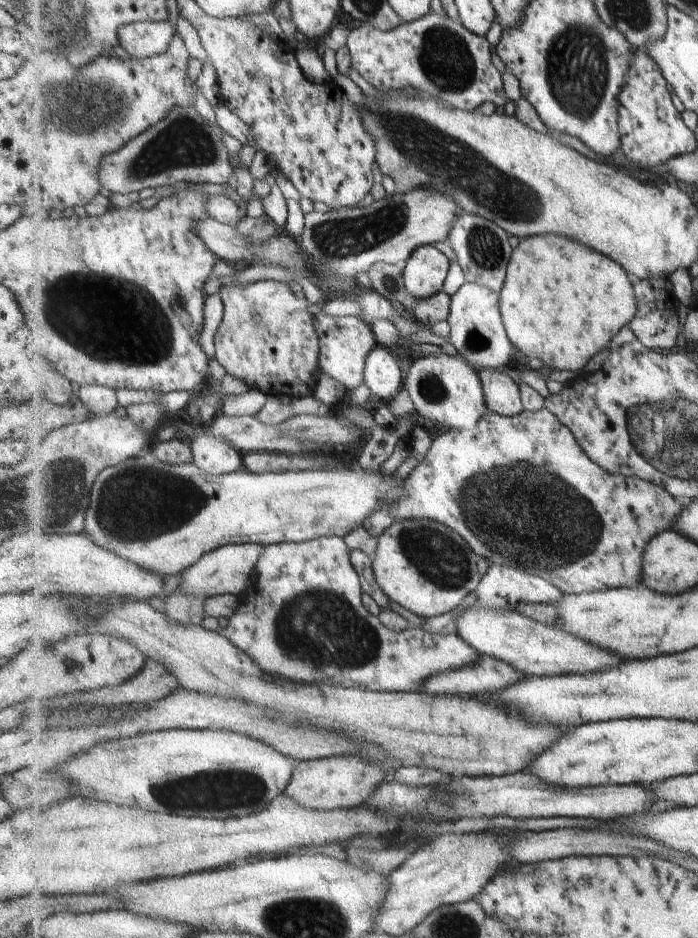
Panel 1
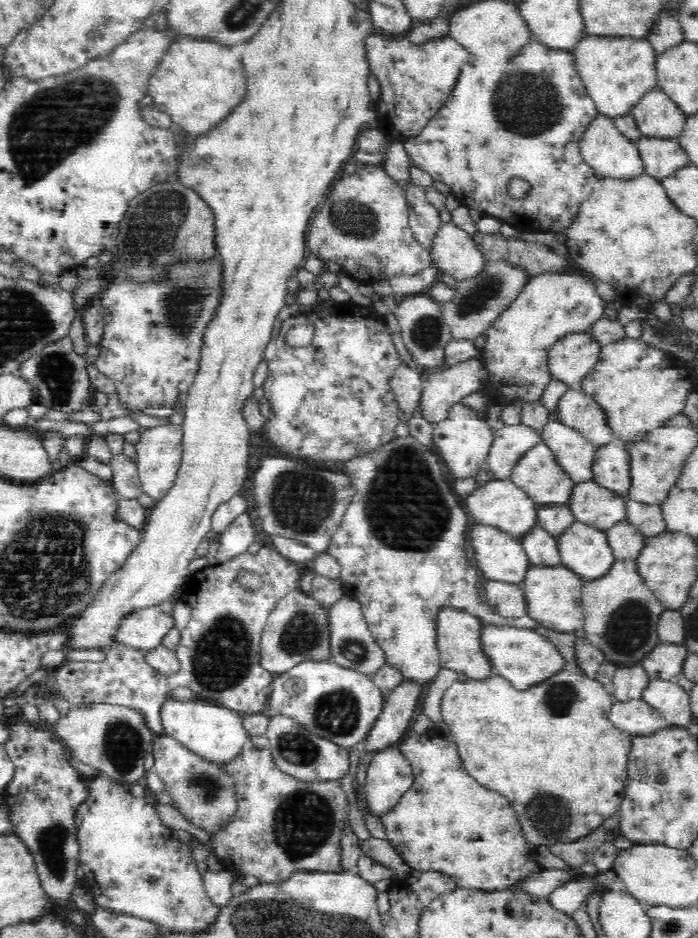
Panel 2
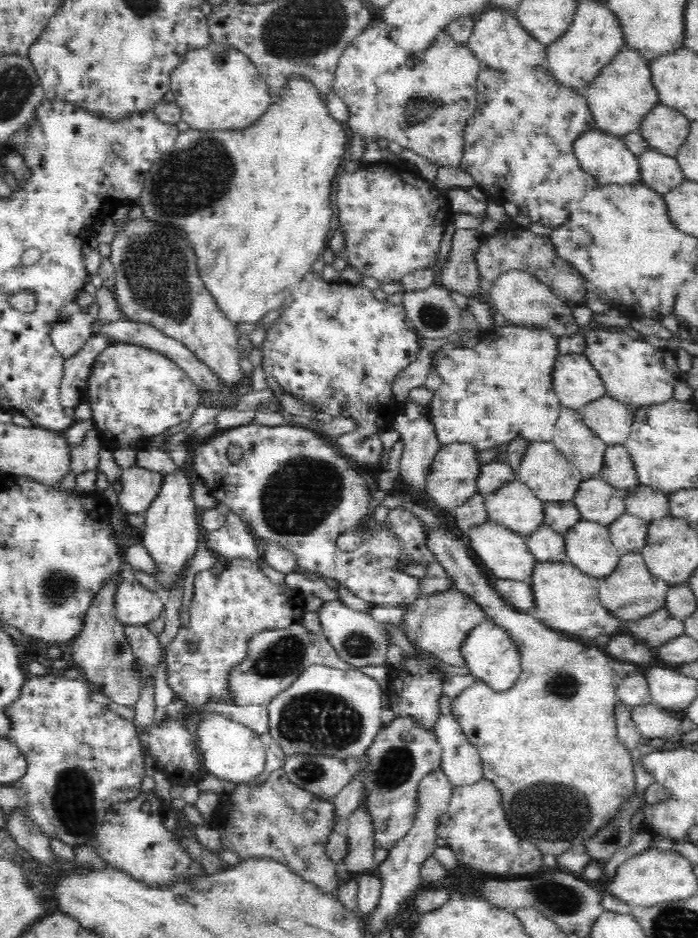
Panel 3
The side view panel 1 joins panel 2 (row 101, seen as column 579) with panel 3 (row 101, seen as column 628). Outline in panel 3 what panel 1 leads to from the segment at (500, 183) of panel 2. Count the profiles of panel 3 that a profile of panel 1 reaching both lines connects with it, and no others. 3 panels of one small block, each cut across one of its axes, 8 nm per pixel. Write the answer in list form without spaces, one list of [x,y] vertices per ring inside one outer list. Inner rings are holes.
[[[546,63],[534,66],[533,69],[518,70],[517,72],[502,72],[502,70],[482,67],[478,73],[477,80],[477,109],[473,115],[467,118],[466,126],[463,128],[463,150],[459,158],[458,168],[460,171],[466,172],[466,175],[470,175],[474,179],[475,185],[496,202],[514,204],[521,212],[525,212],[530,216],[533,222],[543,224],[554,230],[562,226],[569,219],[572,202],[580,202],[586,196],[588,190],[602,188],[602,184],[582,170],[580,163],[576,160],[576,156],[574,156],[574,152],[572,152],[574,138],[578,138],[580,134],[594,128],[595,122],[582,91],[572,89],[564,85],[564,83],[558,82],[557,78],[548,70]]]

